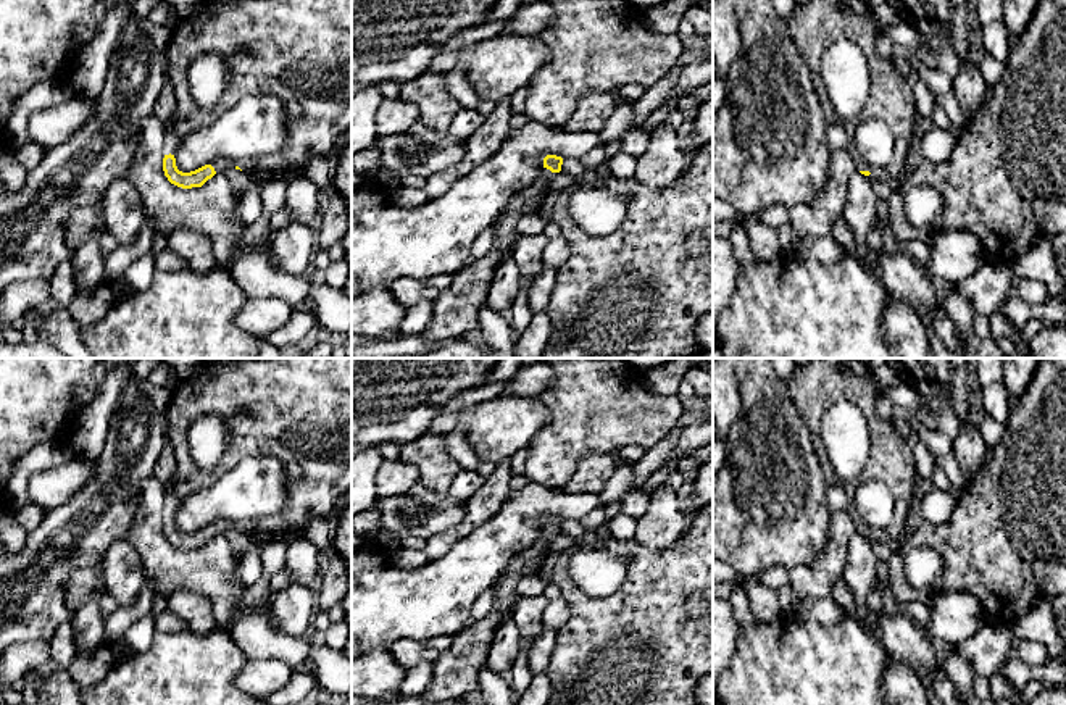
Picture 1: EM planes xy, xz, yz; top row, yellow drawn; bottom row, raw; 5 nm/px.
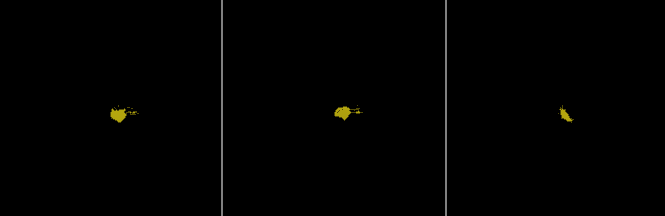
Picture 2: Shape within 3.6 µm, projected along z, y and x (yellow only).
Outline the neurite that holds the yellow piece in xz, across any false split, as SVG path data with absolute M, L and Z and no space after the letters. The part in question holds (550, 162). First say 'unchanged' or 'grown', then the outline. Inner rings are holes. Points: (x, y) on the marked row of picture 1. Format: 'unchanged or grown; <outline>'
grown; M547 155L539 179L511 197L495 221L495 242L492 250L455 274L452 287L435 300L432 319L421 332L424 344L443 344L464 337L466 332L479 326L477 316L481 308L485 307L493 273L503 261L503 252L510 248L521 234L521 208L537 197L542 198L542 203L553 200L556 192L548 189L548 179L553 173L561 171L561 165L561 156Z

